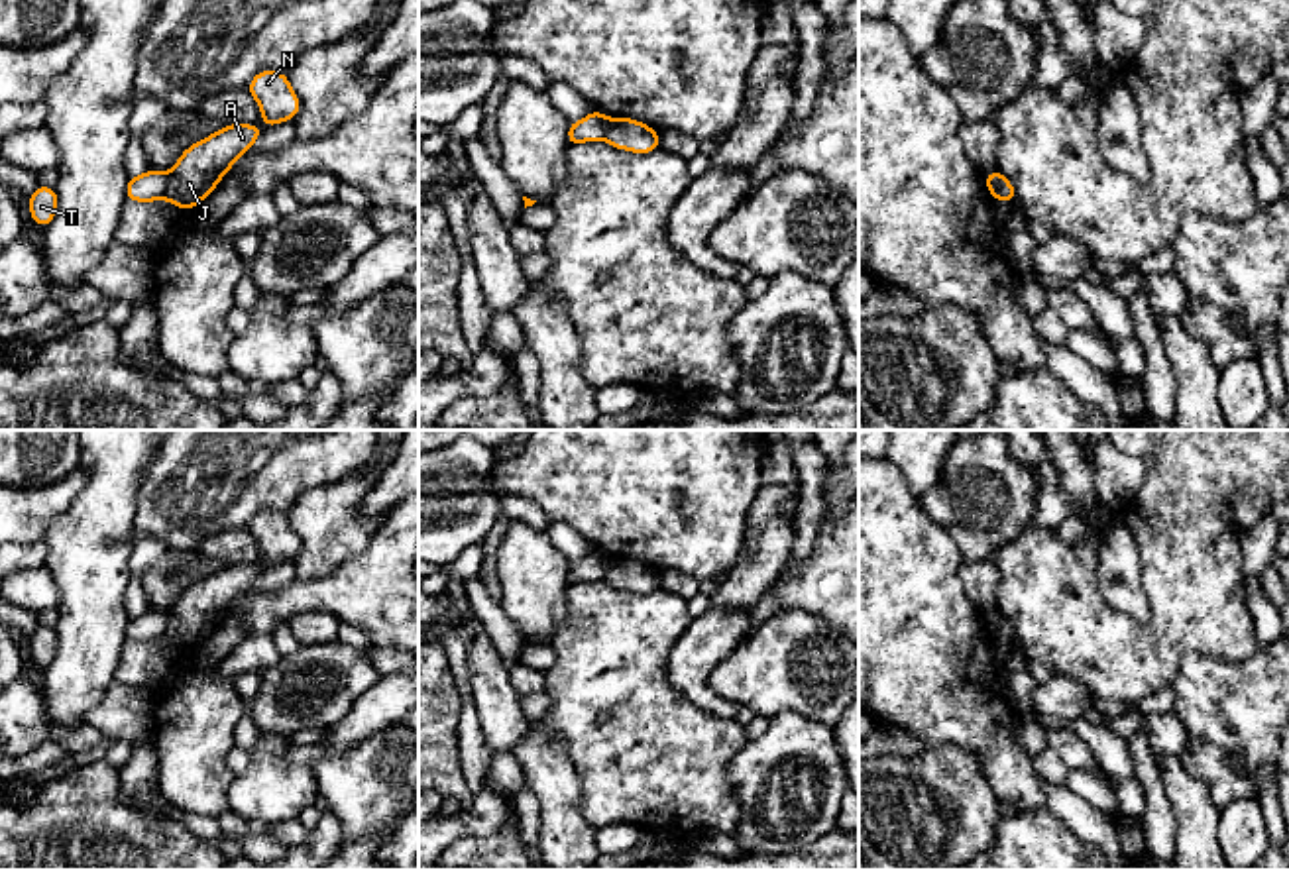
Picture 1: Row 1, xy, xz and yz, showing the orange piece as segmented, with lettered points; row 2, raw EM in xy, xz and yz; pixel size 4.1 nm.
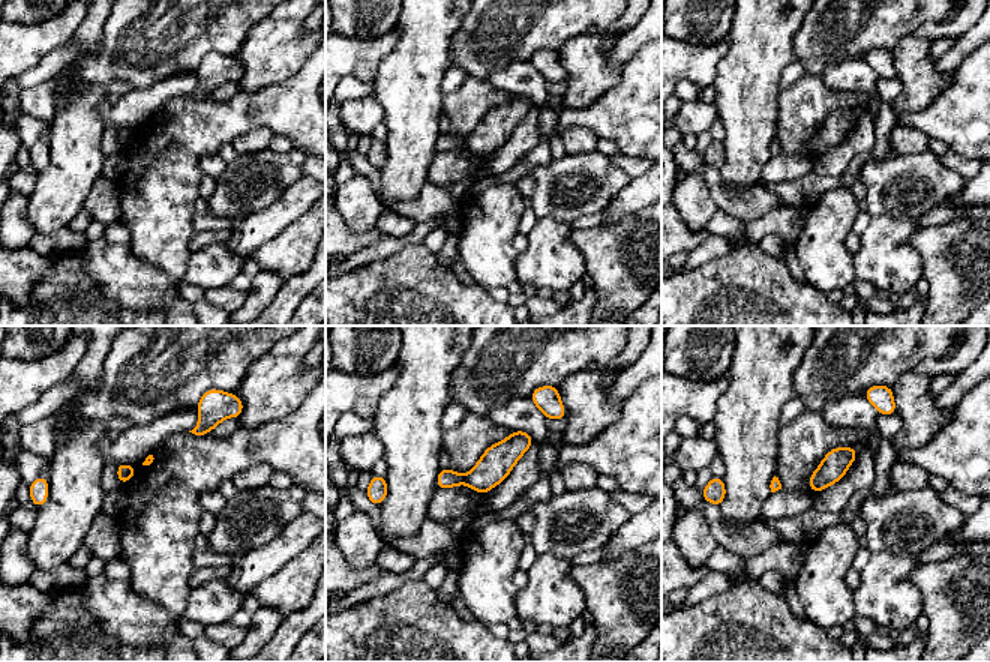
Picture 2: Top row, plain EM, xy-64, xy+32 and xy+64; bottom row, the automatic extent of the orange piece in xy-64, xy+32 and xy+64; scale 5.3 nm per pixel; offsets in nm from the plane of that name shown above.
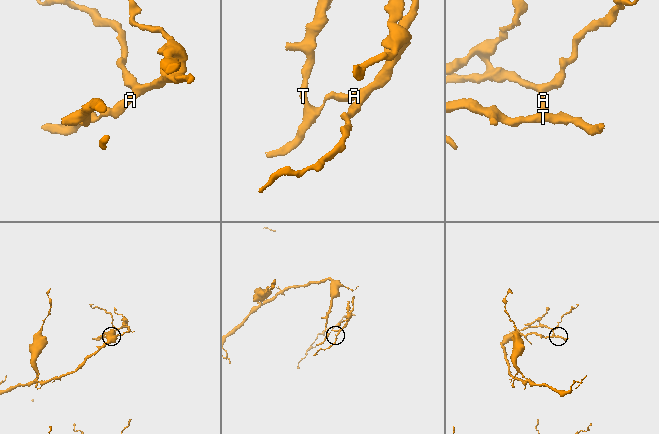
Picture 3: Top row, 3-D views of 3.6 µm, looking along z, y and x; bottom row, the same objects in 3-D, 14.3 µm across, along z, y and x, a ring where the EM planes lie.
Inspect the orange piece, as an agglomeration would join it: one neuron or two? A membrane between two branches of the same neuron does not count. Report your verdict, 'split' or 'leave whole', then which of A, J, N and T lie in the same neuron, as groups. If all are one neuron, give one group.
split | A J N / T

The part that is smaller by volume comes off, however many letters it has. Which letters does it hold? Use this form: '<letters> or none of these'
A, J, N

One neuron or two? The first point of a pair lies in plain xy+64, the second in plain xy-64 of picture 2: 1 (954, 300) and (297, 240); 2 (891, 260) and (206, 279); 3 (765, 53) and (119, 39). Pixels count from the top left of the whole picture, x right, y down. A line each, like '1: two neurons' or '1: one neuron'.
1: one neuron
2: one neuron
3: two neurons

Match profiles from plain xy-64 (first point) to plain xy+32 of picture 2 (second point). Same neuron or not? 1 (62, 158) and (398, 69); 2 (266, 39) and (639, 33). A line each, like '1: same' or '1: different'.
1: same
2: different

